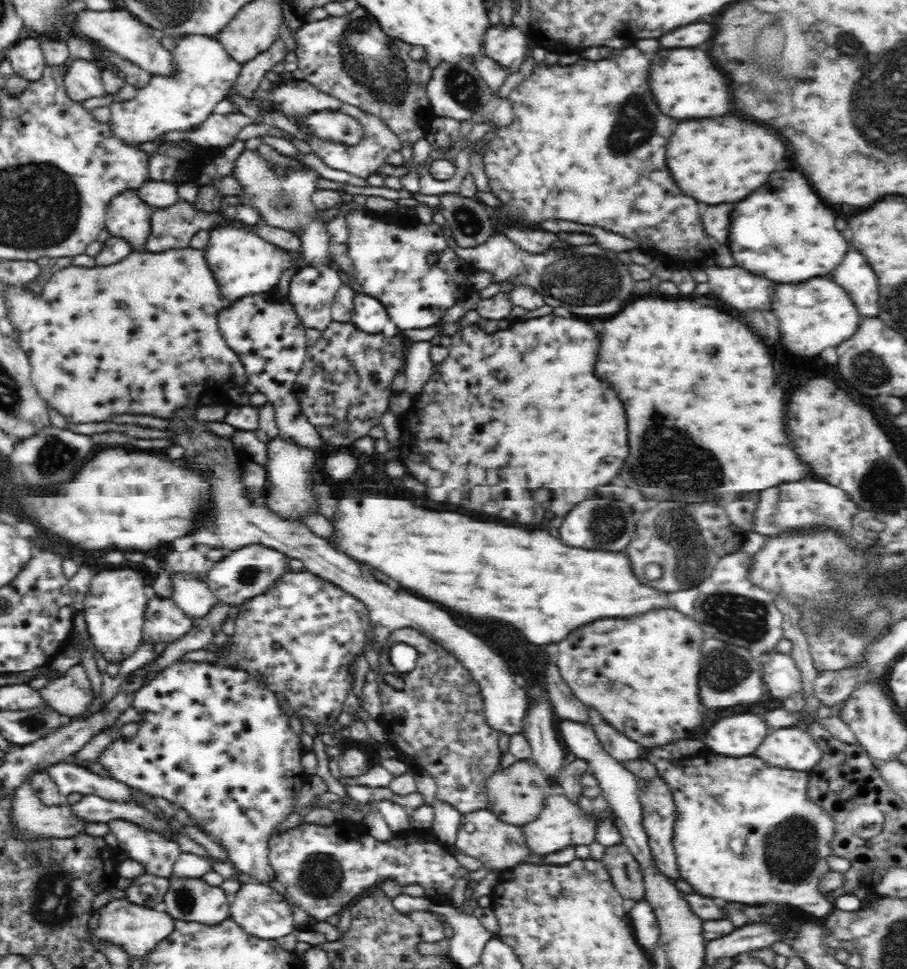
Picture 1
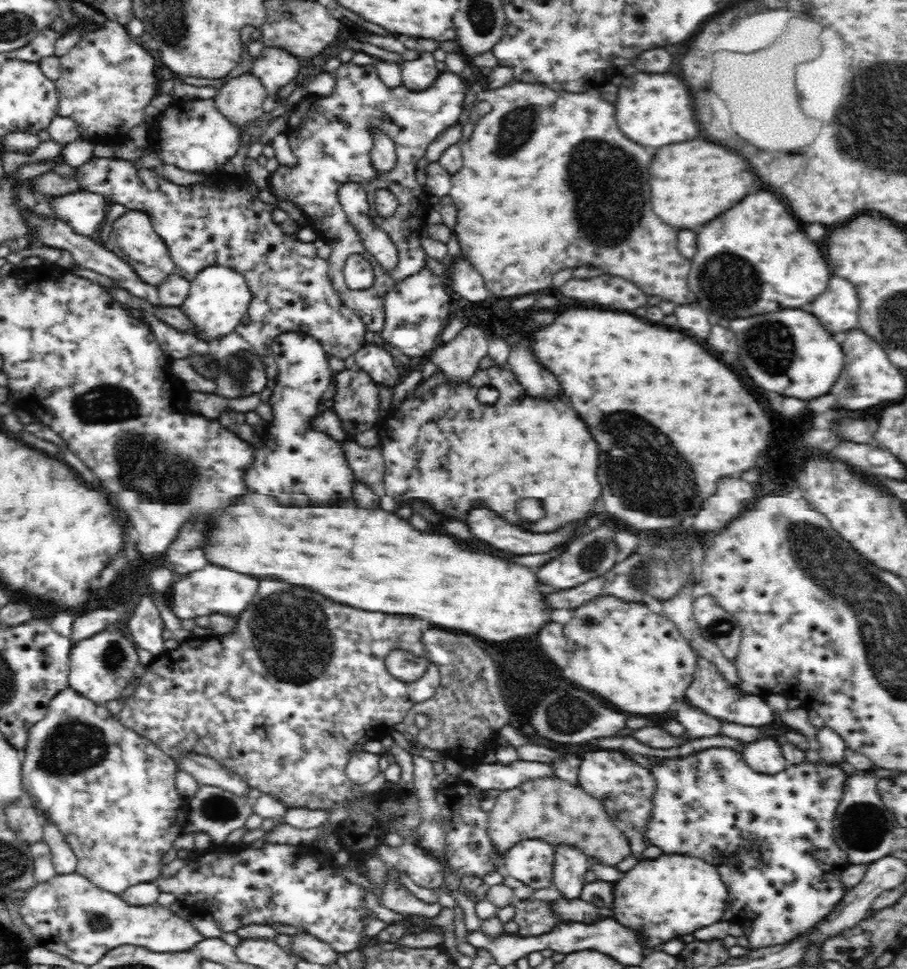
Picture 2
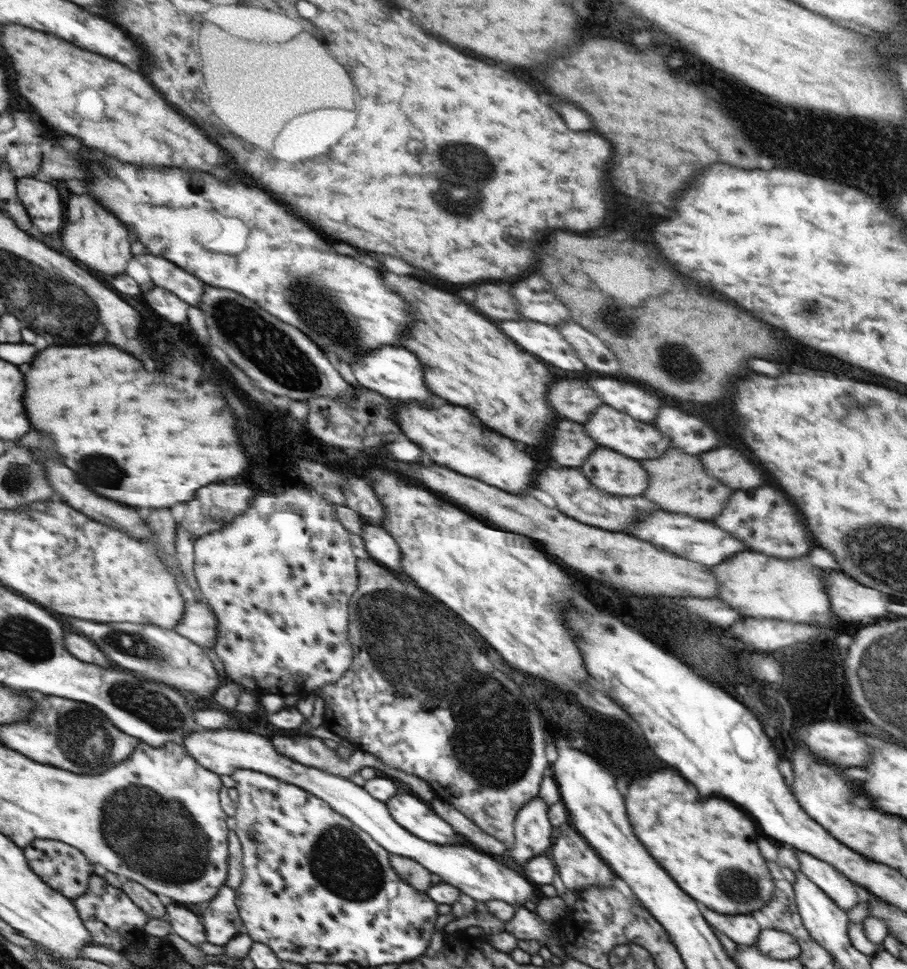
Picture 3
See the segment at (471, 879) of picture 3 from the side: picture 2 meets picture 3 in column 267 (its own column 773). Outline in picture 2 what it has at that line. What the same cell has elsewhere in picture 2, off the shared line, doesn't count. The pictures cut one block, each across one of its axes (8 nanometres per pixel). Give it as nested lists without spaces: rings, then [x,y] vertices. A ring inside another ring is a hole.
[[[774,738],[752,742],[744,748],[742,754],[746,764],[756,772],[772,774],[782,772],[789,766],[788,760],[780,750],[780,742]]]

